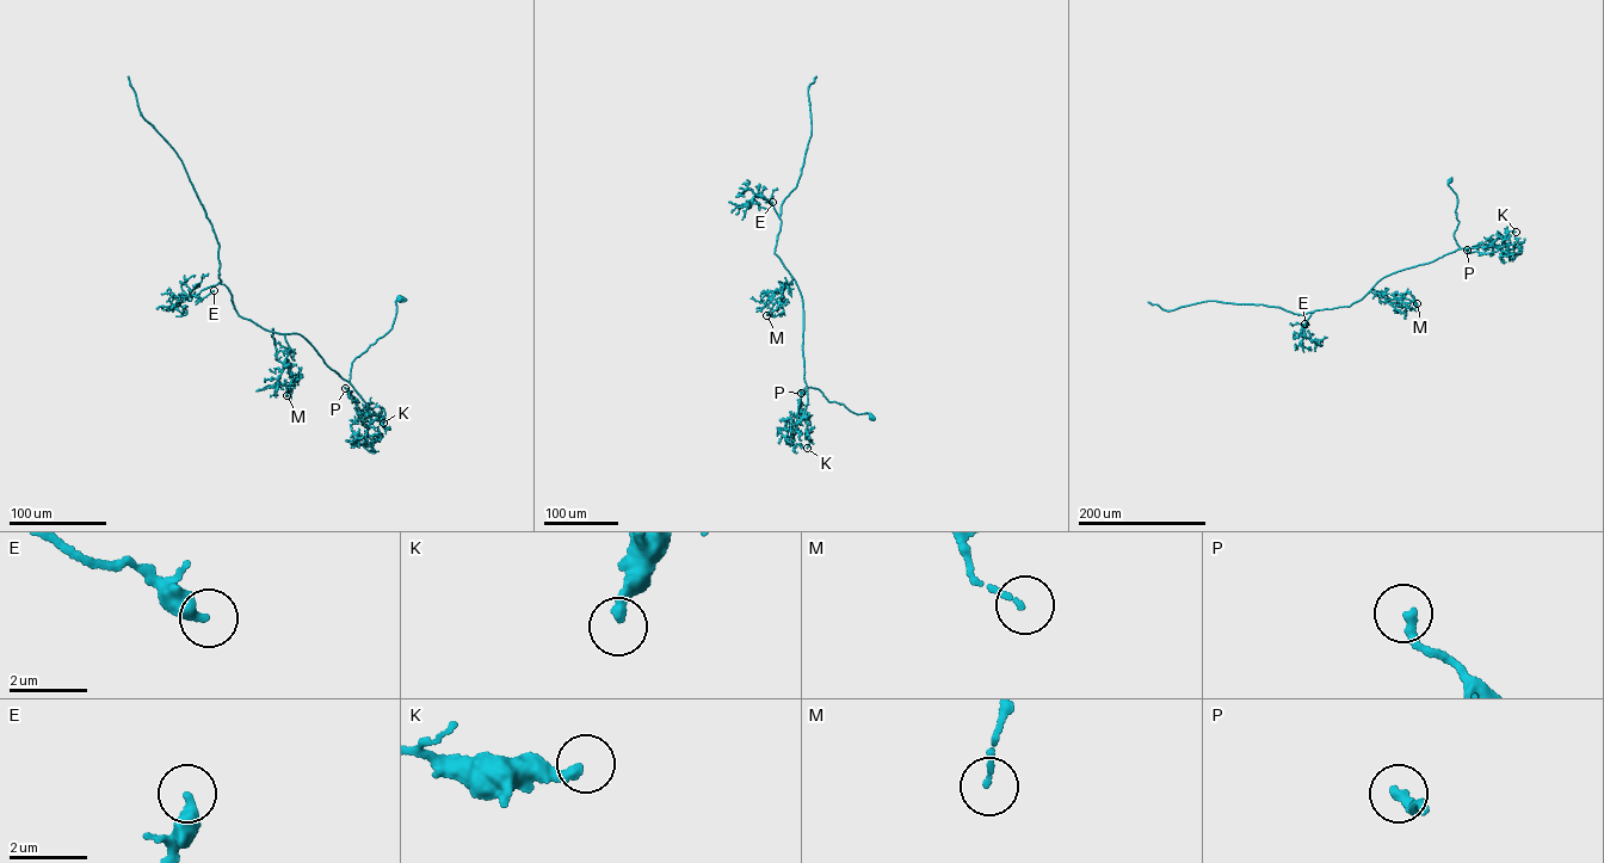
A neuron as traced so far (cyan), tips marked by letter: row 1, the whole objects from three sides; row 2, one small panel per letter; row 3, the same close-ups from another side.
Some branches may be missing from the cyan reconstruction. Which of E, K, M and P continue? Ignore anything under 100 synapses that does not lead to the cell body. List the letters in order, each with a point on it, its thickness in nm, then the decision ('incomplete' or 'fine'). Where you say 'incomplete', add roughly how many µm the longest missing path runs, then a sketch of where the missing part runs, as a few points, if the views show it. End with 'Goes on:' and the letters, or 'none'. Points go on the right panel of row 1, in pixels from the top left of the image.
E: (1305, 324) | 440 nm | fine
K: (1516, 232) | 260 nm | fine
M: (1417, 303) | 110 nm | fine
P: (1467, 250) | 240 nm | fine
Goes on: none

